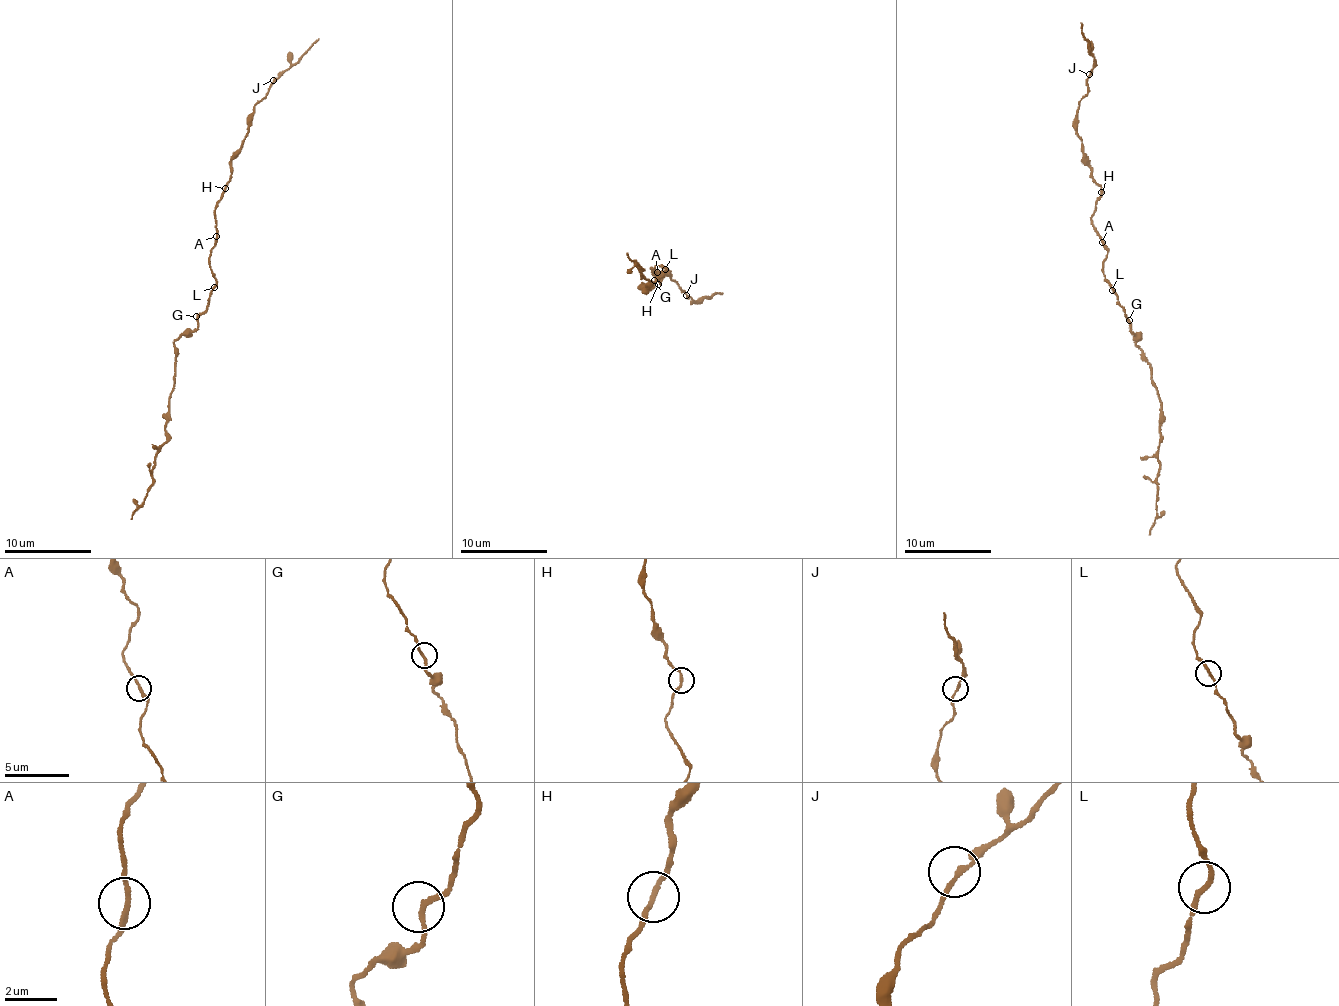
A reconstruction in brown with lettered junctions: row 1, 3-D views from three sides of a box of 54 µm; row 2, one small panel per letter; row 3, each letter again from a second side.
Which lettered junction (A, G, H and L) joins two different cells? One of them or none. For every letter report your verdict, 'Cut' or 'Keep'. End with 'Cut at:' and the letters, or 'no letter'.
A: Keep
G: Keep
H: Cut
L: Keep
Cut at: H

